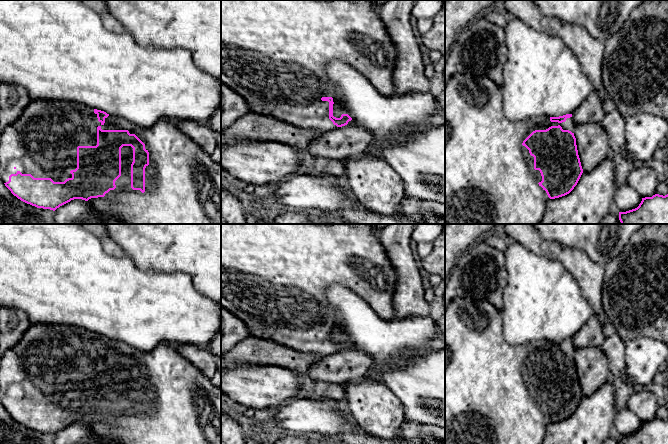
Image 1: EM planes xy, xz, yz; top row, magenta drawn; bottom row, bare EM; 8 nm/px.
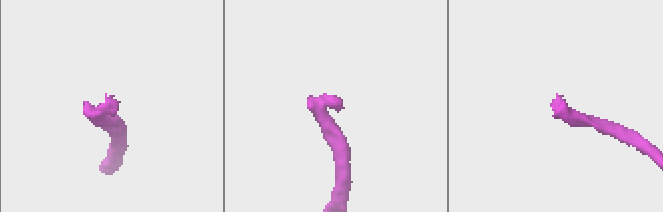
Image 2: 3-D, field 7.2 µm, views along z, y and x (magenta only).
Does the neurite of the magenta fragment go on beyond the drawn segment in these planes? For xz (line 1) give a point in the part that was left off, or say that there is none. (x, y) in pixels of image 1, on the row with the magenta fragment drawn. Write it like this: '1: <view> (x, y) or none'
1: xz (273, 52)

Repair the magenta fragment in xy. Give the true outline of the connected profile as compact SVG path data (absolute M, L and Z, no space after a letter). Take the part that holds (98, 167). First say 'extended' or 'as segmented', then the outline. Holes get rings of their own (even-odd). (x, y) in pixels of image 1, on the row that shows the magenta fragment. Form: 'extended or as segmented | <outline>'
extended | M31 100L20 117L1 134L0 179L14 196L37 208L55 211L71 200L82 199L97 212L109 214L124 224L221 224L221 163L214 162L210 155L168 119L159 120L153 126L143 128L122 117L109 115L82 103L64 100Z

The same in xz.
extended | M221 0L221 82L246 100L250 112L269 116L298 128L321 132L332 131L347 125L352 120L348 114L342 114L340 118L333 116L336 89L325 69L326 65L333 60L340 60L352 66L366 77L380 94L391 96L395 93L393 70L396 49L372 0Z

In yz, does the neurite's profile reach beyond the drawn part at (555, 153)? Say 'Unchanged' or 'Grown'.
Grown

